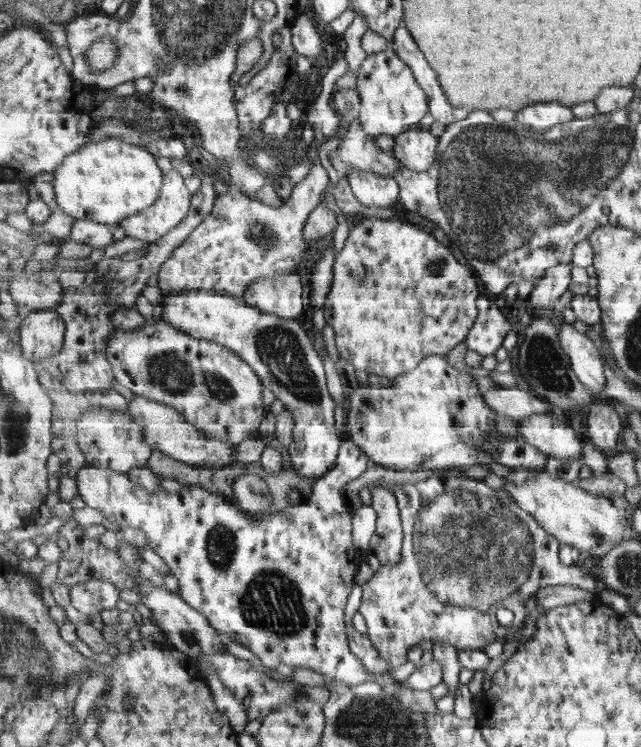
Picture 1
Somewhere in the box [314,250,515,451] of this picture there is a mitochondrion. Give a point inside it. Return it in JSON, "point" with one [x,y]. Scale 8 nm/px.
{"point":[435,266]}

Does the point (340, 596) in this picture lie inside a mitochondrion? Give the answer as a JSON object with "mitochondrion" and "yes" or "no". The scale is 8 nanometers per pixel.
{"mitochondrion":"no"}

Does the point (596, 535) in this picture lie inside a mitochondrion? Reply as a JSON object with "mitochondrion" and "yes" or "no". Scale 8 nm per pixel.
{"mitochondrion":"yes"}

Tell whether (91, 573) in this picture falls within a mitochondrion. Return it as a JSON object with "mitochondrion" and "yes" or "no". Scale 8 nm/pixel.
{"mitochondrion":"no"}

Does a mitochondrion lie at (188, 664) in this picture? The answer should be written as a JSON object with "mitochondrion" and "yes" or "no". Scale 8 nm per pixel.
{"mitochondrion":"no"}

